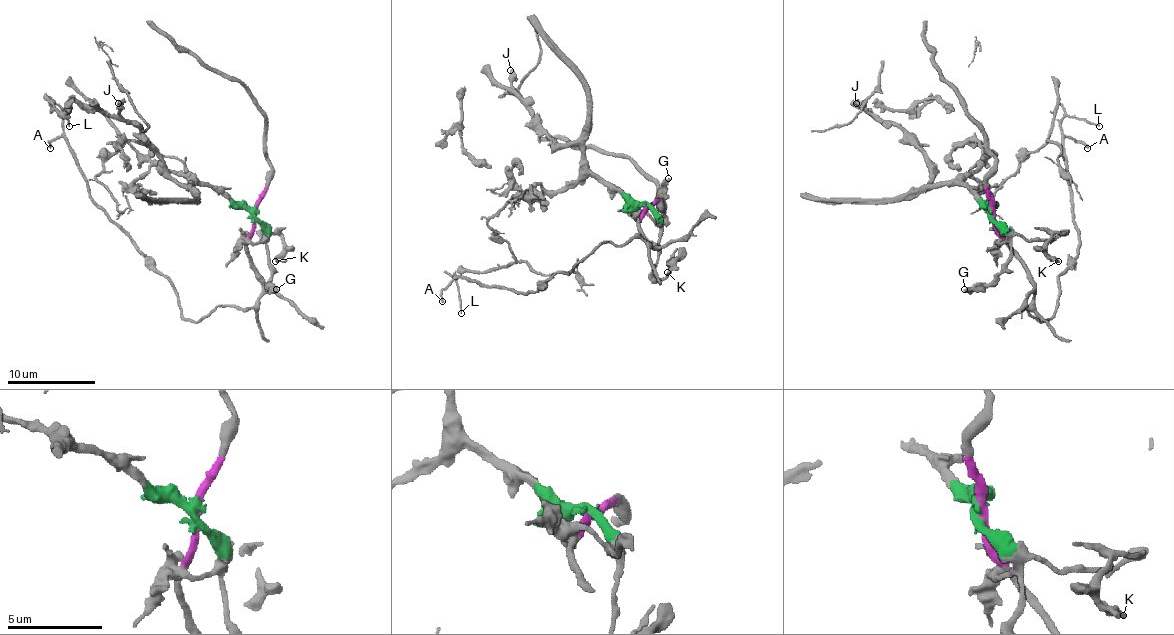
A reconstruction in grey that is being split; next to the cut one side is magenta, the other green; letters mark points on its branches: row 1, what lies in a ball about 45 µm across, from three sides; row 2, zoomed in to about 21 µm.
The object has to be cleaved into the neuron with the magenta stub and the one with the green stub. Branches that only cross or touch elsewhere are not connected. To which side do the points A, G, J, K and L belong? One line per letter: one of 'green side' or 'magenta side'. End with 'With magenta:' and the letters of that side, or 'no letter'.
A: magenta side
G: green side
J: green side
K: green side
L: magenta side
With magenta: A, L

